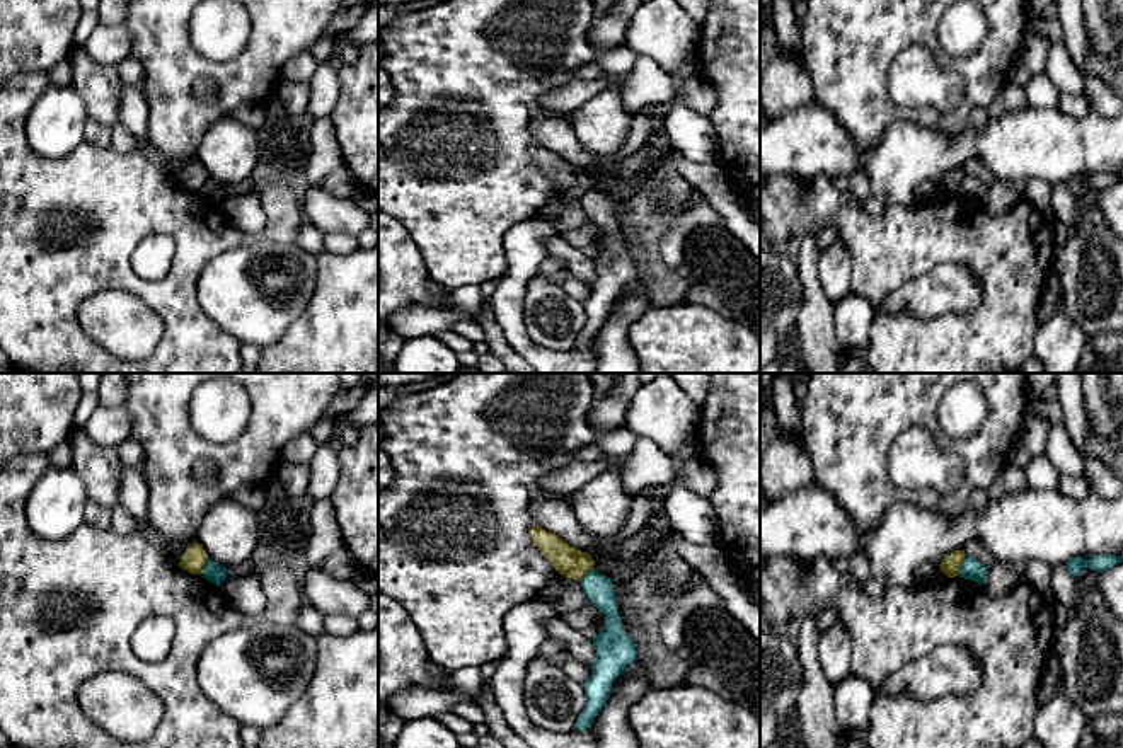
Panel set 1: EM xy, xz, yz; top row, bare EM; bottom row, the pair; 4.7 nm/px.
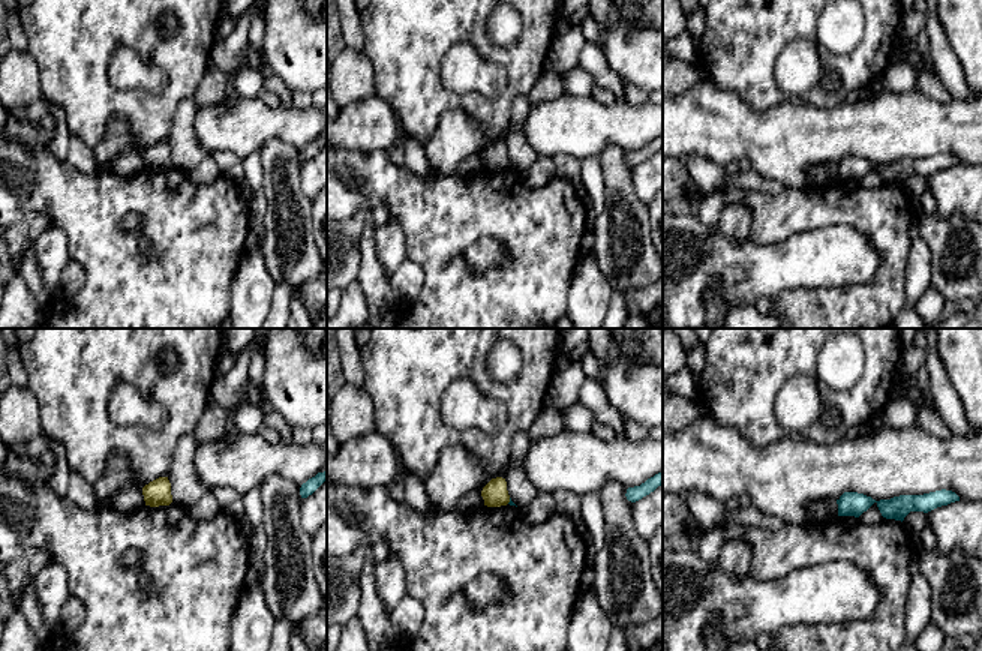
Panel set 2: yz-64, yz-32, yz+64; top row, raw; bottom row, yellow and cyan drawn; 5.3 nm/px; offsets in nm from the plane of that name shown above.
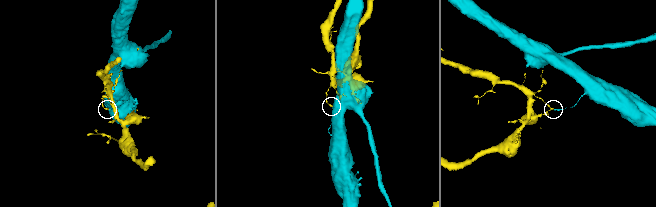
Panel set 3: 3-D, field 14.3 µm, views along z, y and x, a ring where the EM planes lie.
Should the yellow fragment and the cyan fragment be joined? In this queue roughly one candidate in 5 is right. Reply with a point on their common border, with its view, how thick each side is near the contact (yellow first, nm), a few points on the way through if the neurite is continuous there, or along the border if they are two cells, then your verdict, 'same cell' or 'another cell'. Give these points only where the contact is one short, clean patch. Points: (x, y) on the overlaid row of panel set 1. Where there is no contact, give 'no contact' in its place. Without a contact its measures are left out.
contact yz (960, 564); calibres 90 and 100 nm; border yz (965, 554), (956, 575); another cell

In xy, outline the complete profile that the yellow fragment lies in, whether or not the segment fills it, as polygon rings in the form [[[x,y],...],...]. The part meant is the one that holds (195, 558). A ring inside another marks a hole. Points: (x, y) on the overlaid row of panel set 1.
[[[193,544],[186,549],[177,566],[181,566],[191,574],[201,574],[206,562],[208,562],[208,554],[203,549],[203,545]]]

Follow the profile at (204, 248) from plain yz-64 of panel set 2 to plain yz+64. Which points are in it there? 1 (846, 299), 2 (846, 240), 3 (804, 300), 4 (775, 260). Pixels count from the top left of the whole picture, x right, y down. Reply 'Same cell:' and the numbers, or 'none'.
Same cell: 1, 3

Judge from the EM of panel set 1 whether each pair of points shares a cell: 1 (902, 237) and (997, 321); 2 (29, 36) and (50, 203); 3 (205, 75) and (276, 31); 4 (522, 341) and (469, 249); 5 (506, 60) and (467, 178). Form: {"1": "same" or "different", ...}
{"1": "same", "2": "different", "3": "same", "4": "different", "5": "same"}

